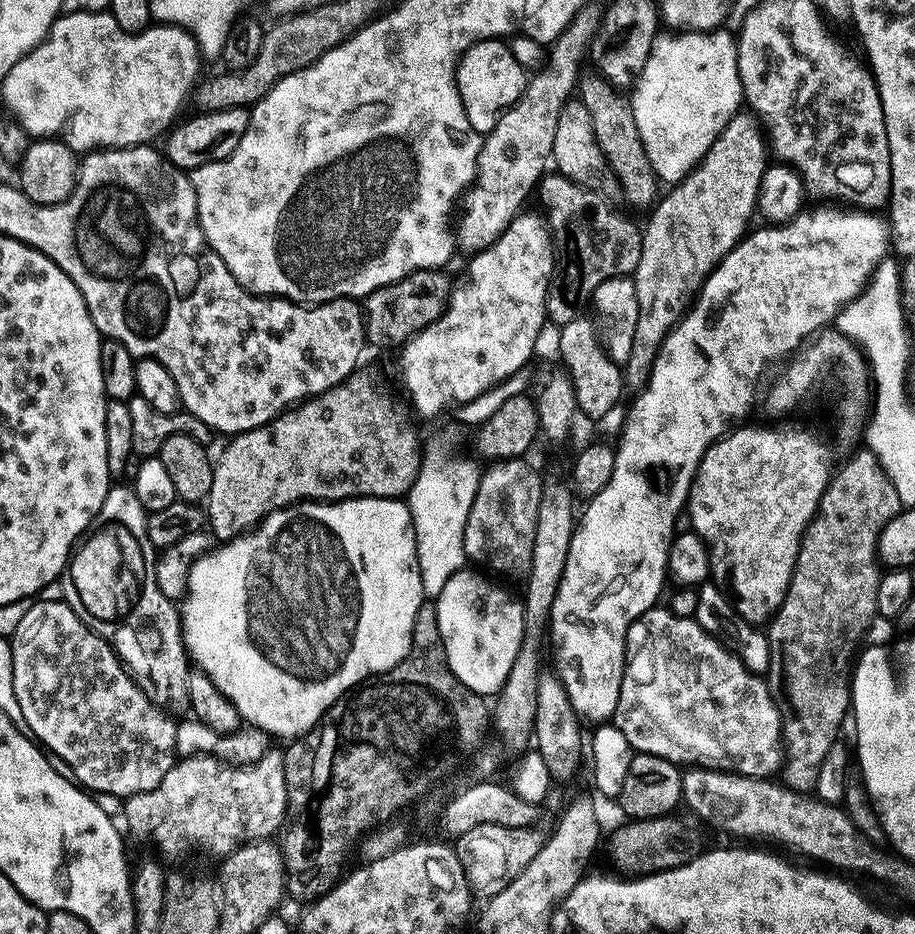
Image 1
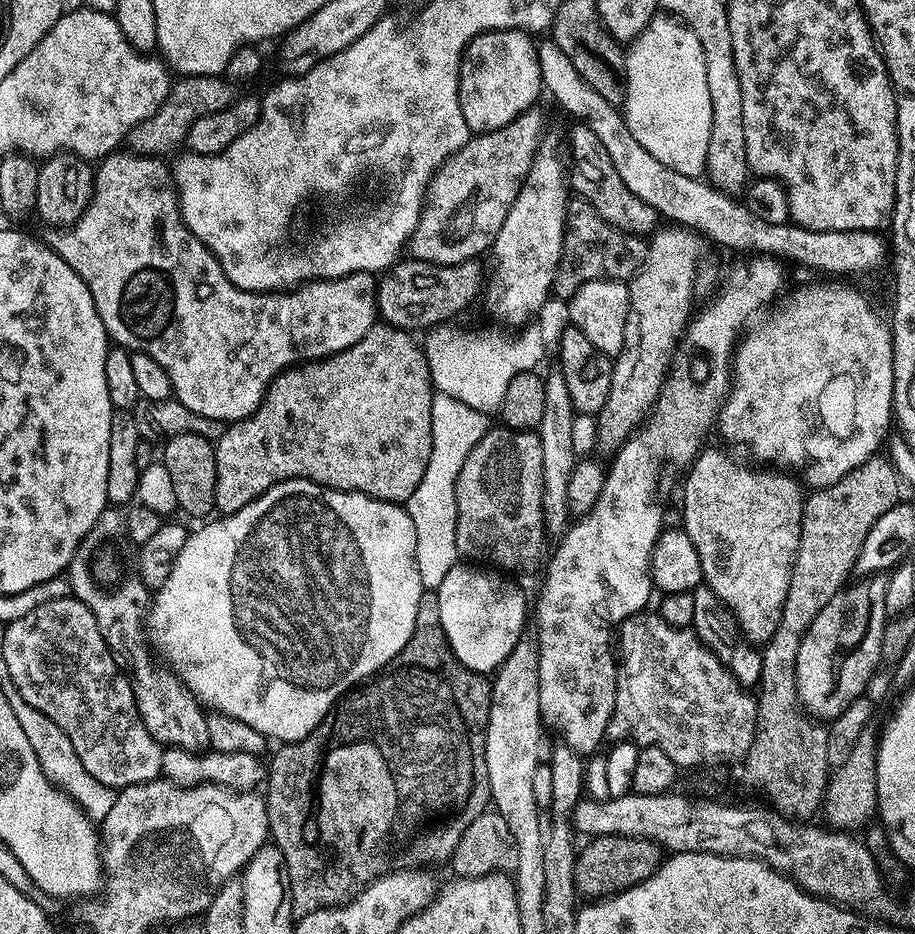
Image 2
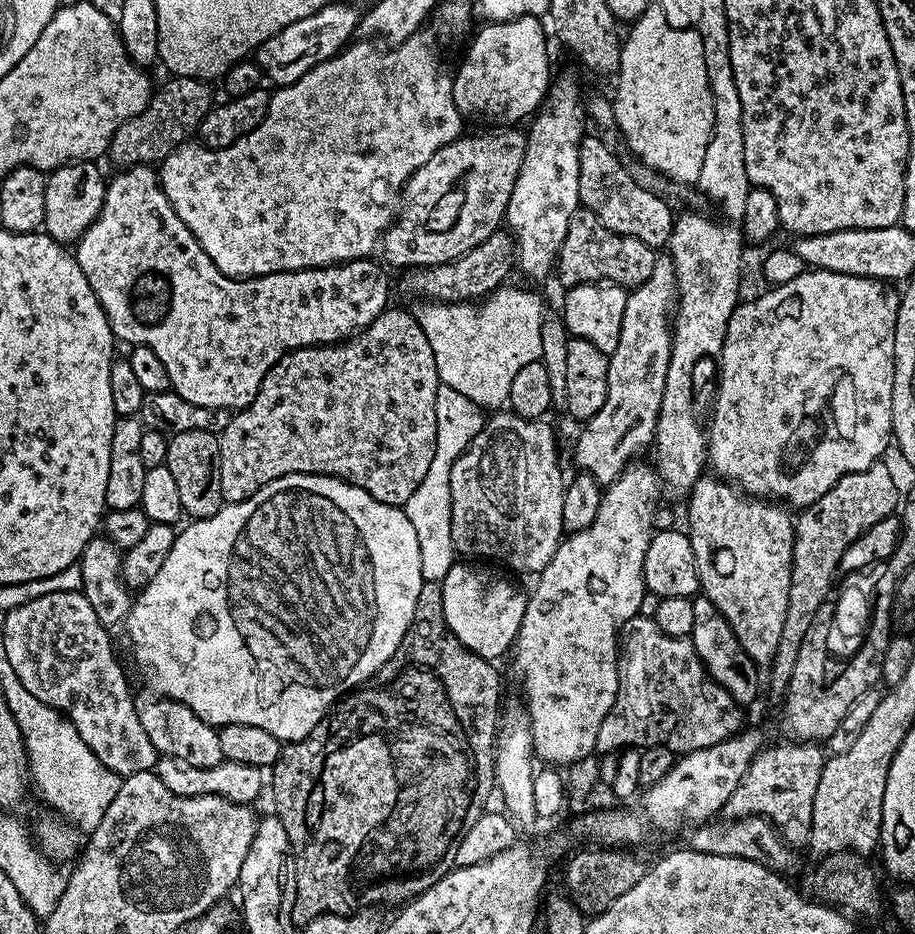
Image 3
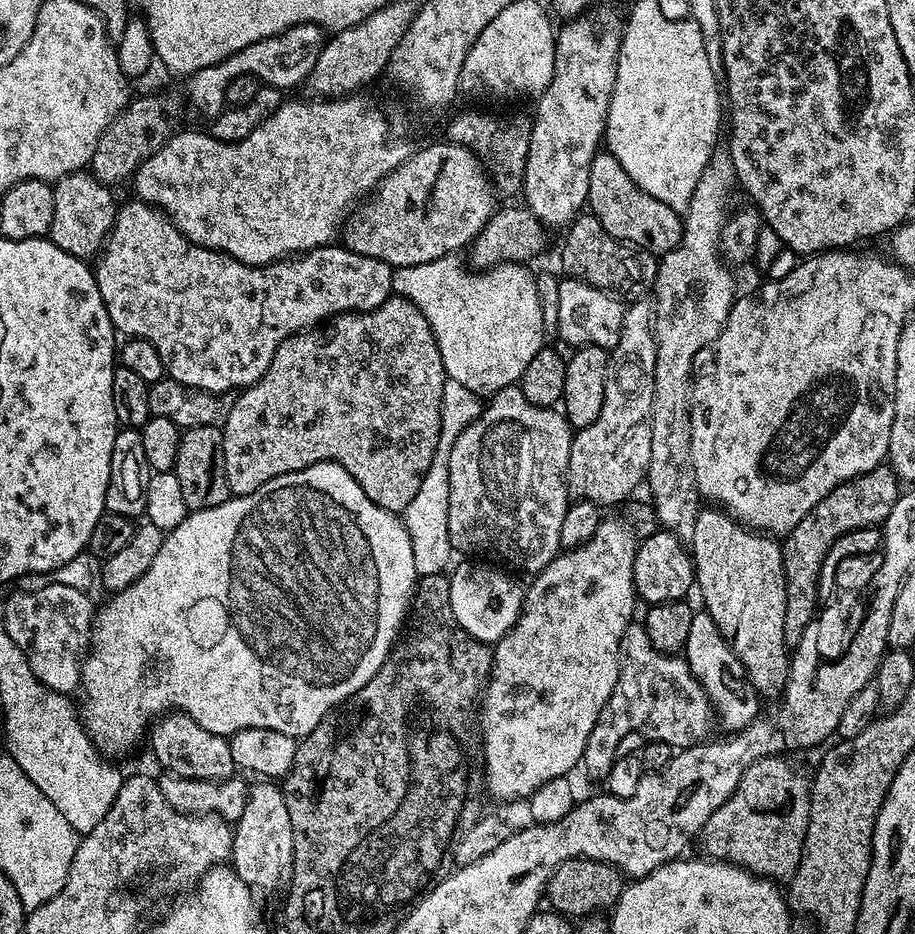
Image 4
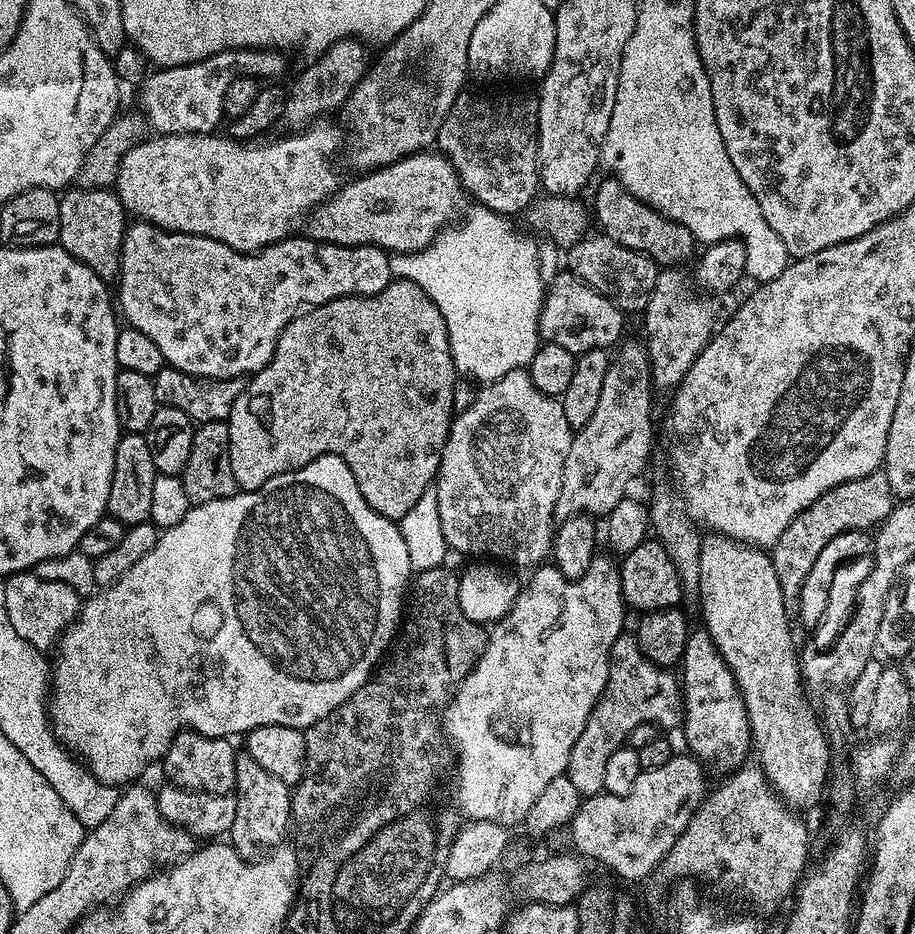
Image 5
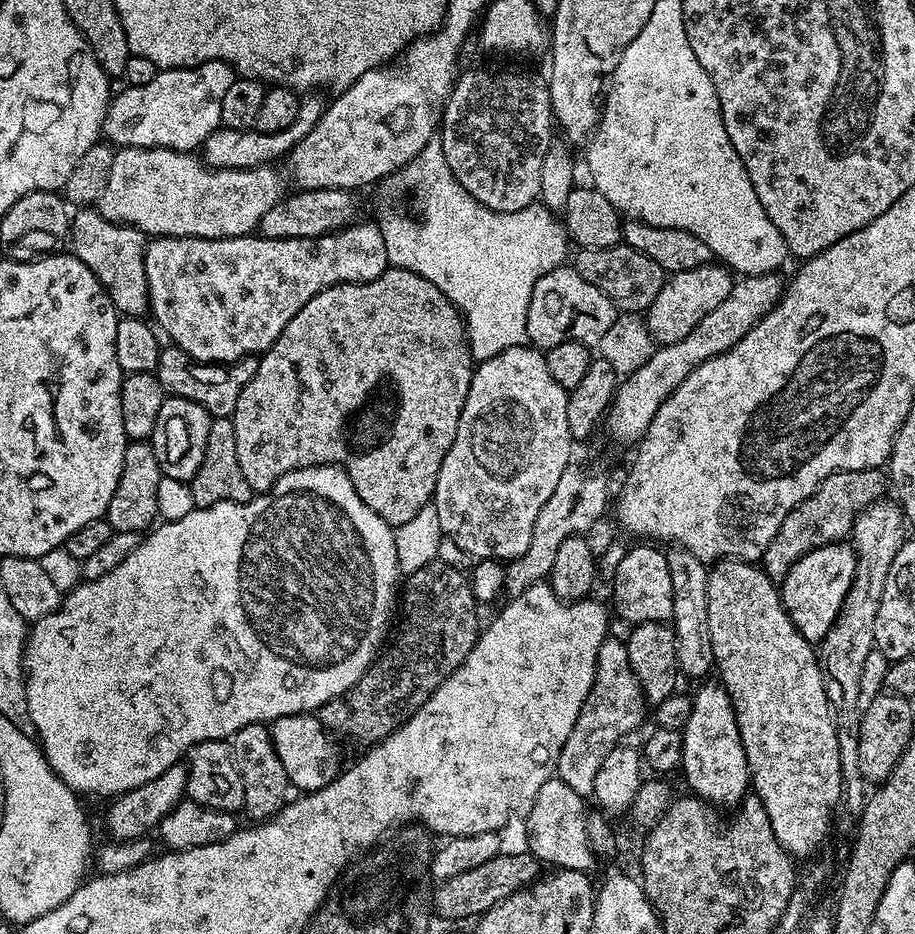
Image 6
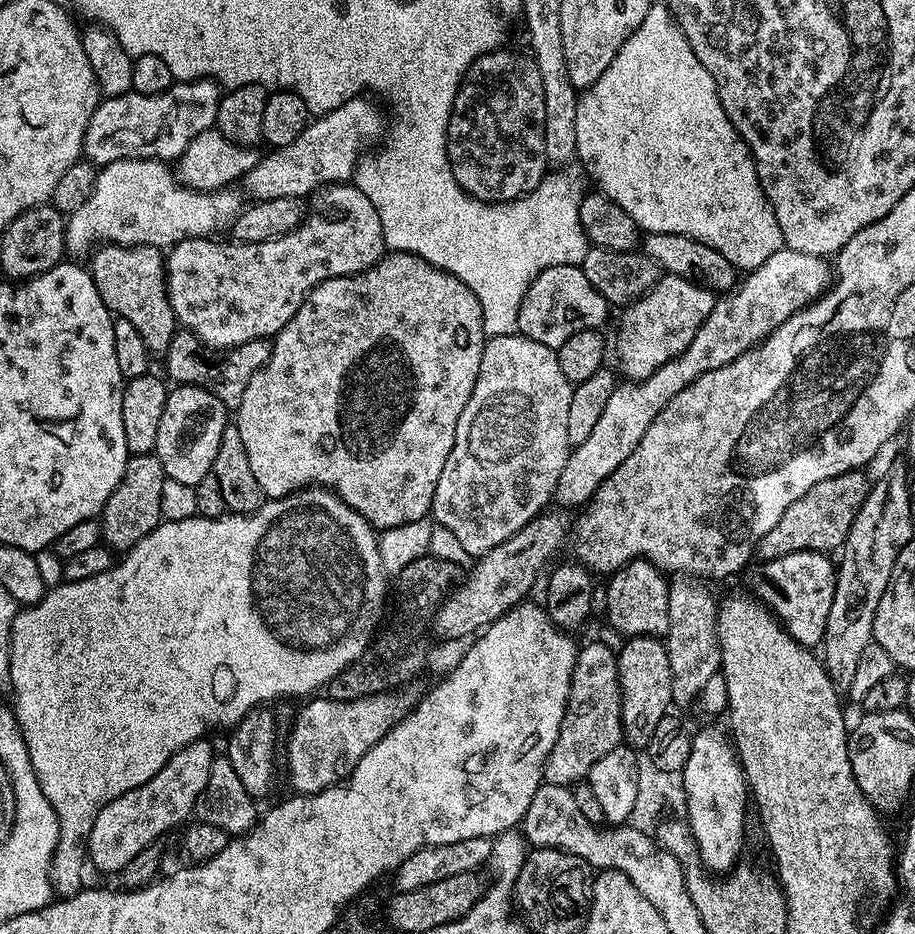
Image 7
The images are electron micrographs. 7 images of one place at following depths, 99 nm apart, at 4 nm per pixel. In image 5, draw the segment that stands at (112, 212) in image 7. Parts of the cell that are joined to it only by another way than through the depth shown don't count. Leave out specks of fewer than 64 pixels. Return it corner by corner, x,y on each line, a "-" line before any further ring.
321,118
303,130
263,142
241,142
227,135
202,132
177,136
156,134
145,138
126,154
126,158
122,158
114,191
125,213
132,215
133,212
136,215
133,217
141,221
167,228
170,232
184,232
187,236
205,236
230,246
236,252
259,252
261,248
289,239
299,229
296,227
305,223
313,208
324,203
329,196
335,196
338,181
332,159
339,148
341,151
346,136
341,125
339,128
330,121

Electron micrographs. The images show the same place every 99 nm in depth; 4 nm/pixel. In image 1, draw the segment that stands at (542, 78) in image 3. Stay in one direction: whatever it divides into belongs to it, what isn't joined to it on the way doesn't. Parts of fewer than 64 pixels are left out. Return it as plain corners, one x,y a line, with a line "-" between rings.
503,39
479,40
467,48
456,62
456,85
466,118
470,118
470,126
481,134
492,132
500,115
520,101
524,87
528,85
528,77
529,73
518,64

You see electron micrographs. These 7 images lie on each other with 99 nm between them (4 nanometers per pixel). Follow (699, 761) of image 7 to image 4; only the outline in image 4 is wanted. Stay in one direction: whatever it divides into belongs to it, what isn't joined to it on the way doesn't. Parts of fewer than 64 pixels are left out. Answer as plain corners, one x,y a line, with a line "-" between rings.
693,611
690,634
686,634
686,646
682,655
688,661
692,676
708,695
708,702
718,717
718,724
725,728
725,733
741,731
757,720
762,712
761,697
748,679
748,671
734,654
728,639
718,630
718,626
714,626
714,618
710,618
708,612

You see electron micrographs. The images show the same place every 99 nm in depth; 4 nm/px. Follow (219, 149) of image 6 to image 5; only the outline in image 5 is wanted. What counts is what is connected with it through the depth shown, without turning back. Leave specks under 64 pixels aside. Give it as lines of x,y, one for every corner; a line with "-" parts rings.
349,38
334,42
319,56
315,57
300,72
300,77
293,82
292,88
287,89
288,101
282,121
283,127
288,130
303,130
309,124
327,117
328,112
339,113
347,104
352,91
370,67
370,55
365,41

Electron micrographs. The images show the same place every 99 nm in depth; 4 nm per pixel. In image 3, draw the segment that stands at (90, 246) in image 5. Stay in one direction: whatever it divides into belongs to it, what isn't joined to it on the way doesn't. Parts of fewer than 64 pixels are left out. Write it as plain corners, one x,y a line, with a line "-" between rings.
73,160
53,168
46,176
46,214
43,231
58,244
75,245
81,234
100,216
104,205
106,176
91,160

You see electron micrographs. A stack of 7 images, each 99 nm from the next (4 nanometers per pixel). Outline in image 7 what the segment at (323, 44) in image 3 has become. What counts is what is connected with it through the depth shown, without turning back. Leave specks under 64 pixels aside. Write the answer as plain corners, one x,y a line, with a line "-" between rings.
201,78
173,82
162,93
136,91
101,99
84,131
83,155
91,163
103,166
130,157
143,160
175,161
202,130
216,123
222,89
215,80

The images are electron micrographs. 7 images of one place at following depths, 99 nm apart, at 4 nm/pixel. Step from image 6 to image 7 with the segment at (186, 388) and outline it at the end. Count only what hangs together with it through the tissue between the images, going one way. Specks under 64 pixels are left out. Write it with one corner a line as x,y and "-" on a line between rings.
177,327
174,338
170,338
167,352
162,356
165,366
168,367
167,379
174,380
172,382
177,385
195,385
199,381
214,393
228,410
235,410
242,402
242,394
246,394
246,386
250,386
250,378
254,378
254,374
258,374
258,370
262,370
267,364
272,353
272,340
251,340
239,344
237,348
229,348
221,355
224,357
217,364
204,364
200,351
202,345
199,338
189,328

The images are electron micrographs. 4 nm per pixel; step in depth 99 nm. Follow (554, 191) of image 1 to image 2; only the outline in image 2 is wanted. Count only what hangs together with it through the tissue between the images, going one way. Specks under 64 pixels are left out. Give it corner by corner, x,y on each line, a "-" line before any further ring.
569,199
566,218
564,219
564,241
562,254
554,274
551,295
560,300
569,301
572,295
586,282
595,280
627,281
636,275
648,253
647,243
633,232
623,232
590,206
588,200

